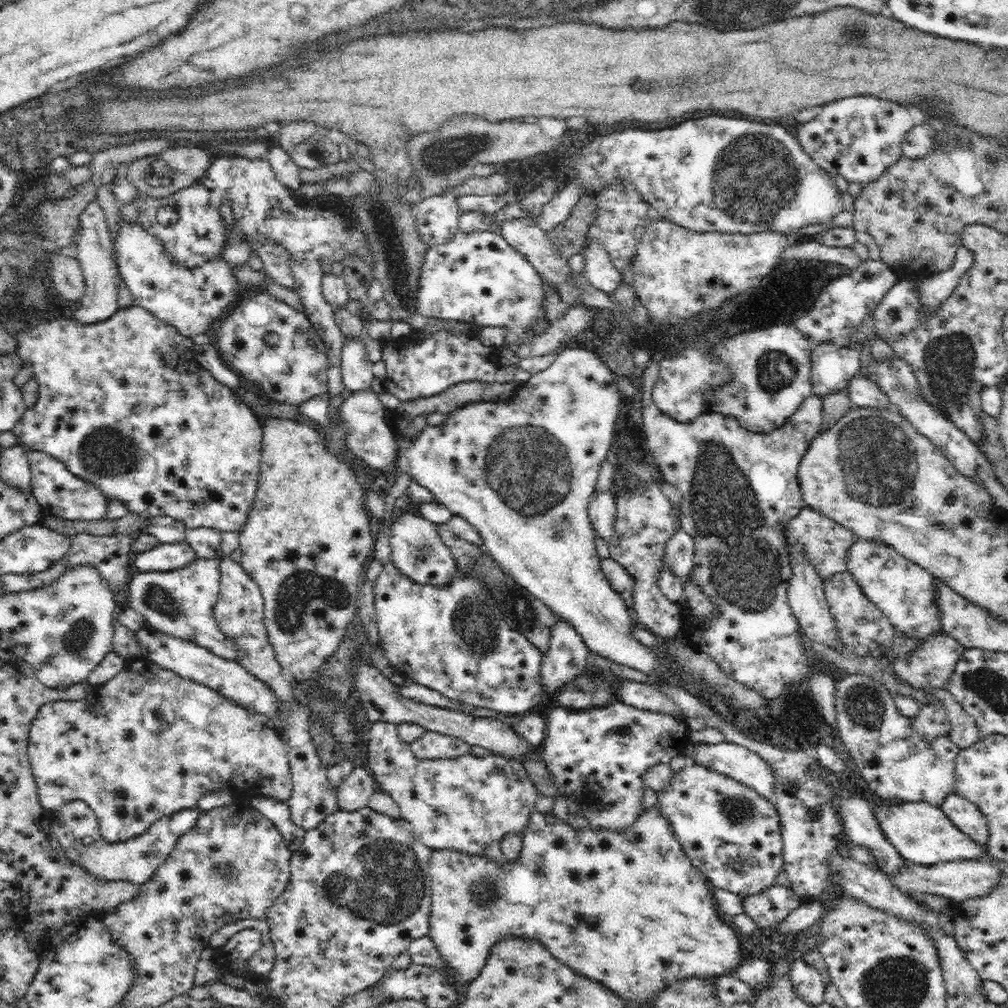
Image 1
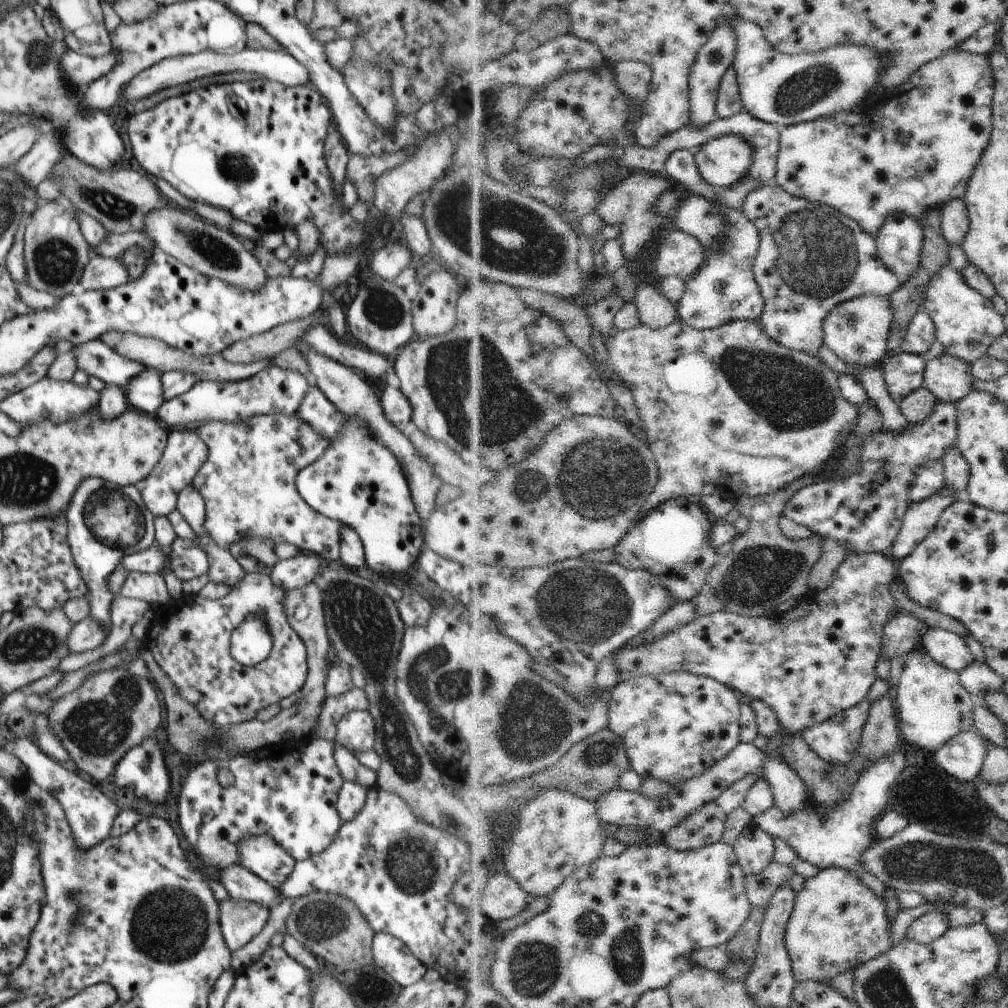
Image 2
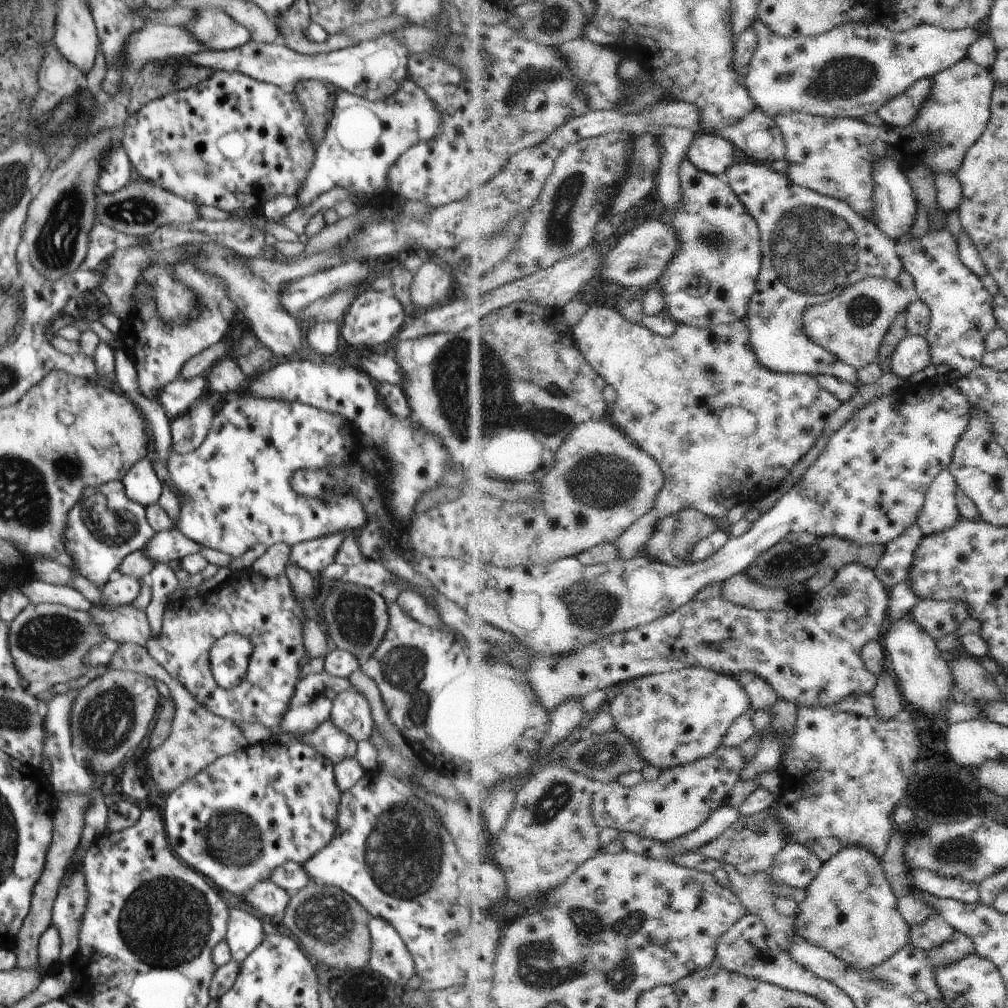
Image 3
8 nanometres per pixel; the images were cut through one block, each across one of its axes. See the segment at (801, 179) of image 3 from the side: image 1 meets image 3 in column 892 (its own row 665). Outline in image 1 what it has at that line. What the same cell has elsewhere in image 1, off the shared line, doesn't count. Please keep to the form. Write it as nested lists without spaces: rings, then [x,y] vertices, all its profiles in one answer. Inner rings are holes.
[[[136,658],[126,662],[126,666],[110,682],[99,686],[82,698],[82,702],[56,701],[43,704],[30,722],[27,734],[27,754],[35,781],[39,788],[42,806],[48,812],[59,809],[67,802],[84,800],[98,817],[101,833],[109,842],[117,842],[144,834],[157,820],[172,816],[184,809],[198,810],[197,802],[210,791],[246,792],[246,794],[262,794],[276,800],[287,801],[293,790],[293,776],[284,750],[284,742],[280,732],[274,726],[270,716],[262,714],[241,703],[234,702],[225,695],[220,695],[205,683],[187,679],[171,670],[164,670],[148,659]]]

